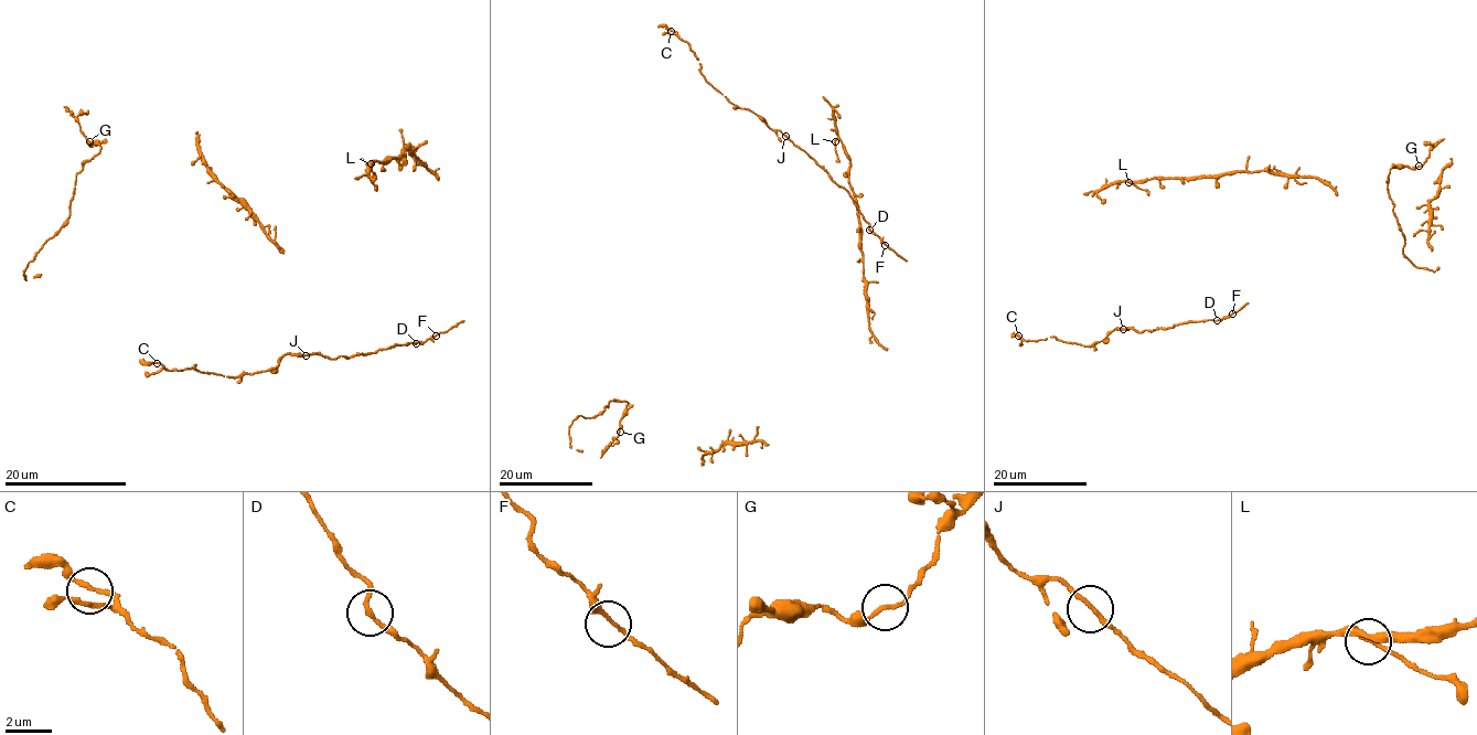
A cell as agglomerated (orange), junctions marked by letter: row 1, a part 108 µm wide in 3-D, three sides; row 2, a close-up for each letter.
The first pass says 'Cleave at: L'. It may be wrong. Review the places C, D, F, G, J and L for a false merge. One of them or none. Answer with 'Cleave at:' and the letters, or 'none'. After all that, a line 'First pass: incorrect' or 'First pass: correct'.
Cleave at: L
First pass: correct

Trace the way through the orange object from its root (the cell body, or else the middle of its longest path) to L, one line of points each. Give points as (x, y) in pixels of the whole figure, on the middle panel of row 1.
L: (868, 317), (857, 204), (848, 180), (849, 158), (838, 138), (834, 142)

